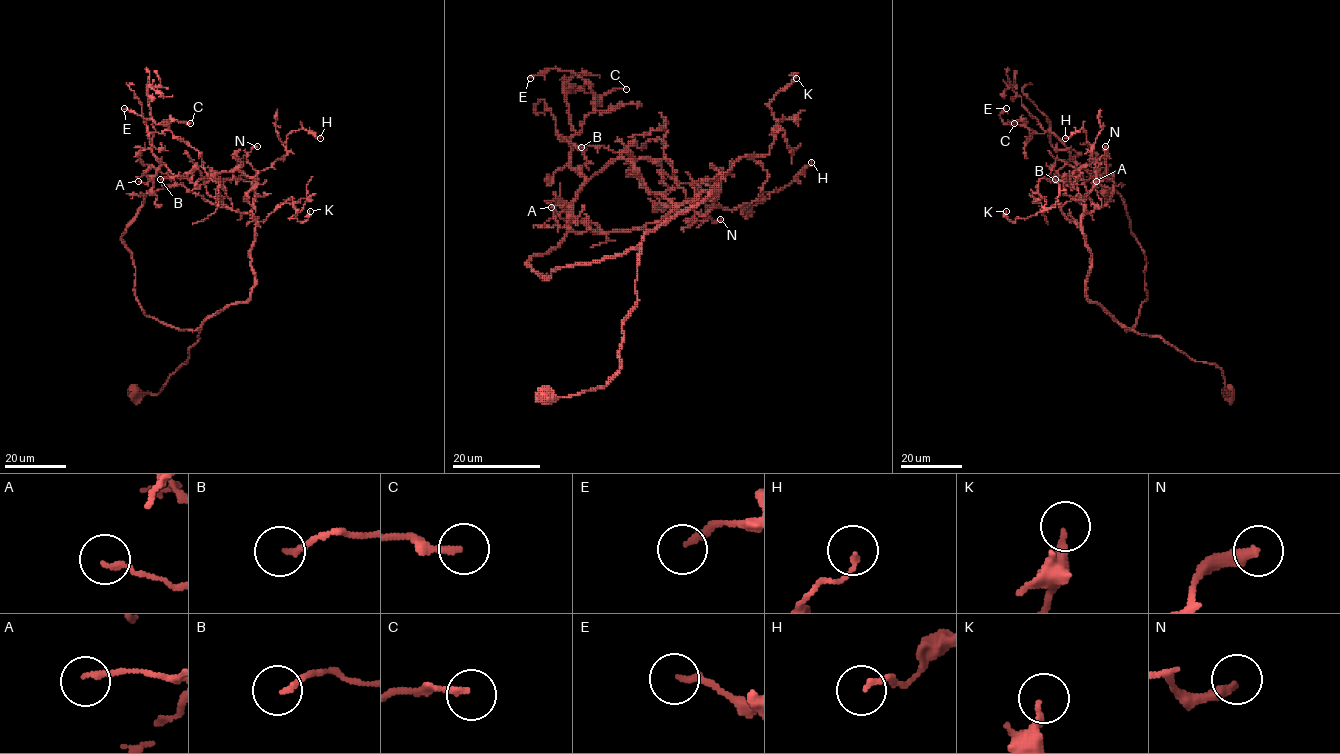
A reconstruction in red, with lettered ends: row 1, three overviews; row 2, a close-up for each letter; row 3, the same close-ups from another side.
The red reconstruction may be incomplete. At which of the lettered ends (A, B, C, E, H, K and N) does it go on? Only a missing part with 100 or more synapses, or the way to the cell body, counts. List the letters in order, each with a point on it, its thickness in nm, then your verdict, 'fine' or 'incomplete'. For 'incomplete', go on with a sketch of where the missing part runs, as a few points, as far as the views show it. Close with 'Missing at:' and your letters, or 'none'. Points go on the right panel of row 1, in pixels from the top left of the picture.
A: (1096, 181) | 160 nm | fine
B: (1055, 179) | 160 nm | fine
C: (1014, 123) | 180 nm | fine
E: (1006, 108) | 200 nm | fine
H: (1065, 138) | 120 nm | fine
K: (1006, 211) | 200 nm | fine
N: (1105, 146) | 340 nm | fine
Missing at: none

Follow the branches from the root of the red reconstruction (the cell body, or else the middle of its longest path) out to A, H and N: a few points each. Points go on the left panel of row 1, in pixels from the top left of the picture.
A: (130, 393), (157, 394), (187, 363), (201, 328), (165, 325), (136, 298), (122, 235), (153, 185), (138, 181)
H: (130, 393), (157, 394), (187, 363), (202, 322), (250, 298), (254, 175), (287, 154), (294, 130), (320, 138)
N: (130, 393), (157, 394), (187, 363), (202, 322), (250, 298), (256, 172), (247, 157), (257, 146)

